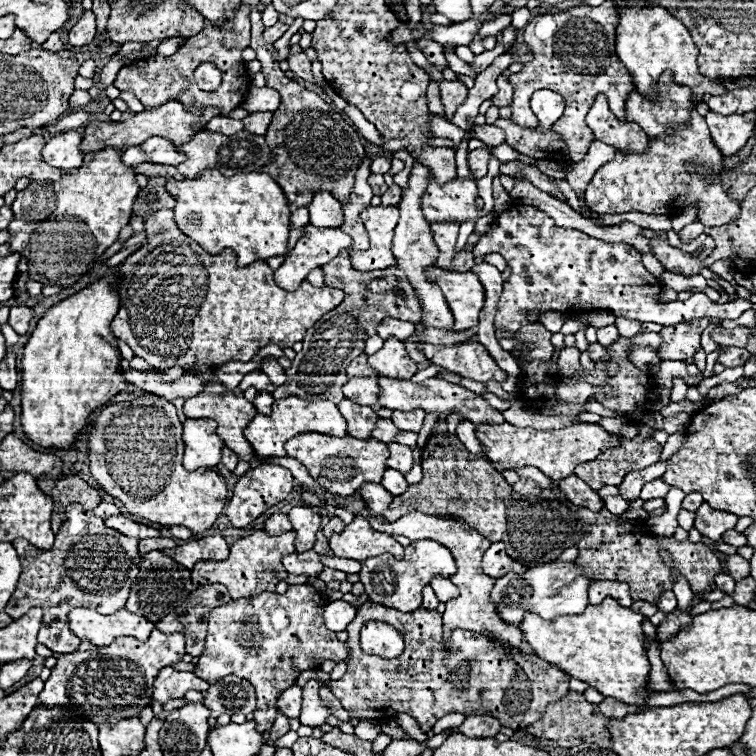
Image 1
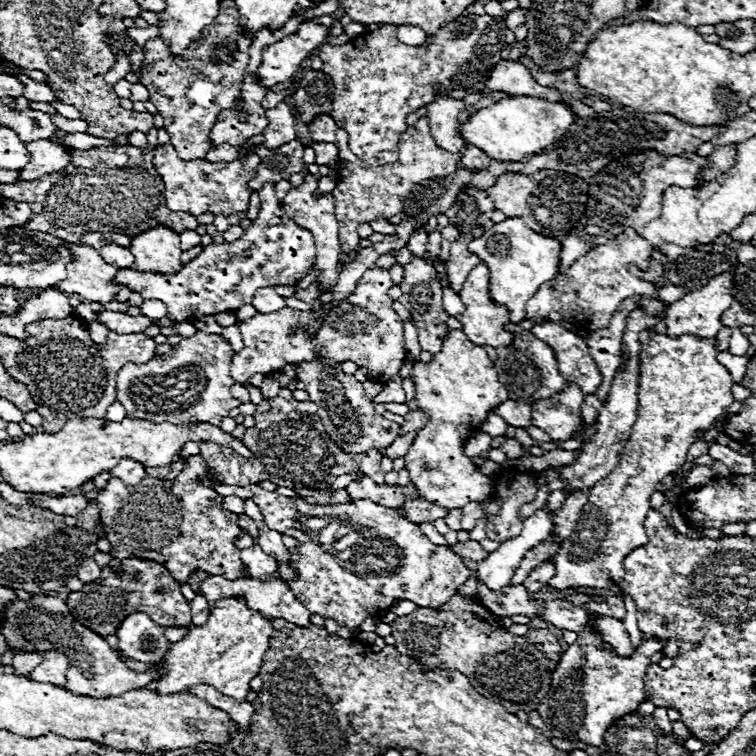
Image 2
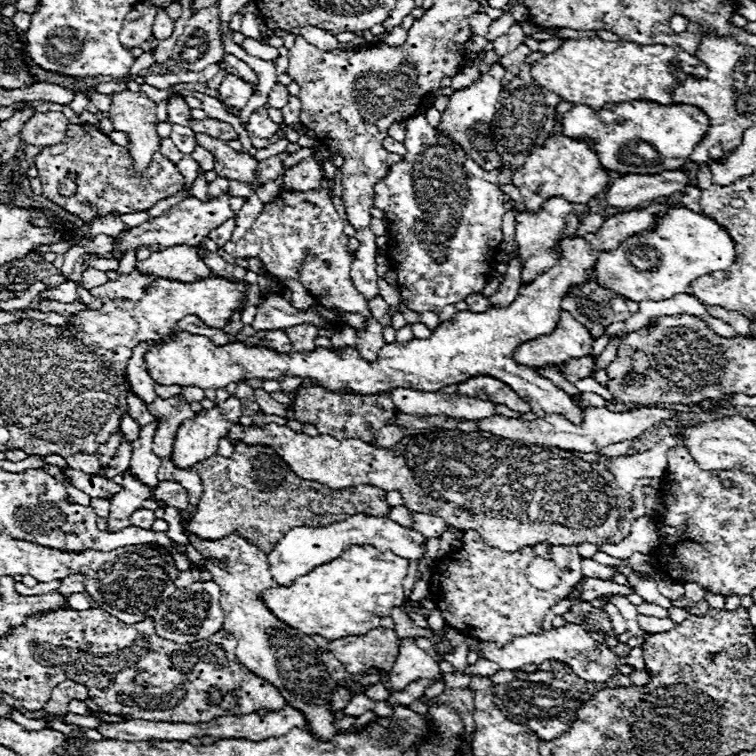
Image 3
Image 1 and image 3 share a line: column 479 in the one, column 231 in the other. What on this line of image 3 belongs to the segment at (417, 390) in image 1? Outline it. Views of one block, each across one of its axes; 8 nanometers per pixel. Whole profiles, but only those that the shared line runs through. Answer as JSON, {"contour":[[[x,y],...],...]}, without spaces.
{"contour":[[[230,396],[228,400],[216,404],[214,408],[202,410],[194,418],[184,420],[180,424],[180,428],[178,428],[178,432],[176,432],[176,442],[174,442],[174,450],[172,450],[172,462],[178,468],[188,468],[188,466],[194,466],[196,462],[202,462],[202,460],[210,458],[218,448],[218,440],[228,434],[230,426],[238,424],[240,416],[242,416],[240,400],[236,396]]]}

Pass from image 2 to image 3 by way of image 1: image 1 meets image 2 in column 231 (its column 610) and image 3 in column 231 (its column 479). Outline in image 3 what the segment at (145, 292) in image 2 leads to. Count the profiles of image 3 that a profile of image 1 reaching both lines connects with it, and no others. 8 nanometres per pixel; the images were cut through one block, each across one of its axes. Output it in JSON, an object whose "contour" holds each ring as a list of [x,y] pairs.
{"contour":[[[324,180],[322,188],[310,192],[296,192],[290,196],[290,190],[282,190],[272,204],[264,204],[262,214],[246,232],[246,236],[240,242],[226,242],[224,248],[230,256],[236,258],[258,256],[270,274],[302,282],[312,292],[316,302],[326,308],[336,308],[342,312],[362,312],[364,316],[368,316],[370,326],[366,332],[358,332],[356,348],[366,360],[374,360],[376,352],[384,344],[382,326],[372,318],[366,298],[354,288],[350,280],[354,254],[348,252],[348,236],[342,230],[344,220],[334,210],[330,188]]]}

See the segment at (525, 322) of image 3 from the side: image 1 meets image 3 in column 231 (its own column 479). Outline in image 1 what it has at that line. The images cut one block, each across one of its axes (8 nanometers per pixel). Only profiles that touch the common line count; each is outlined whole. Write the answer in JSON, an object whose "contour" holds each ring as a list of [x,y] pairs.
{"contour":[[[420,342],[418,350],[422,350],[432,364],[438,364],[448,372],[454,372],[462,378],[470,378],[480,384],[486,384],[490,380],[504,382],[508,378],[508,374],[494,362],[488,350],[478,342],[452,346]]]}

